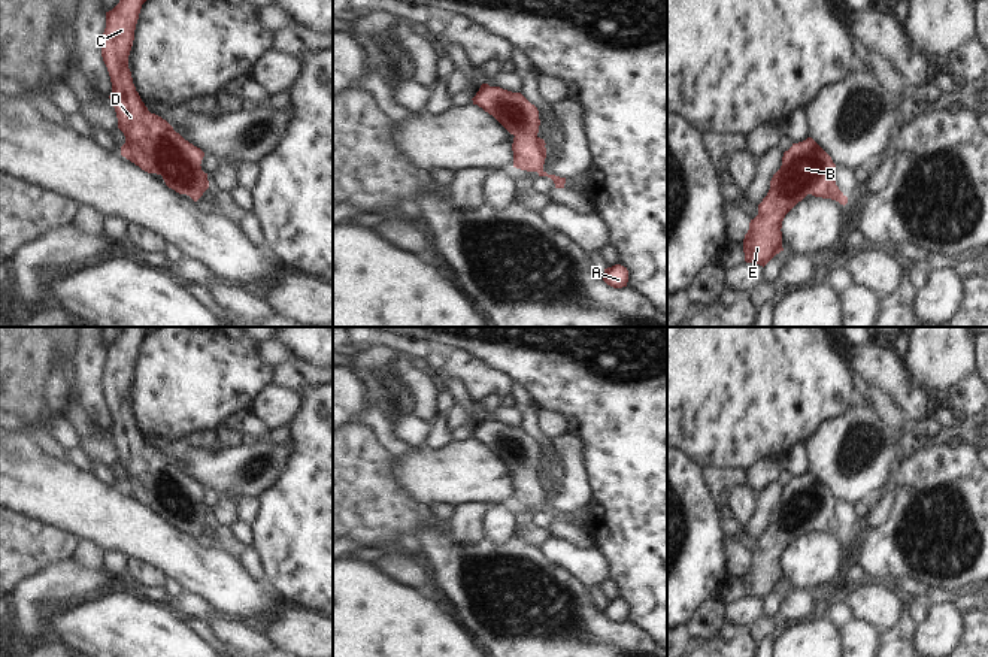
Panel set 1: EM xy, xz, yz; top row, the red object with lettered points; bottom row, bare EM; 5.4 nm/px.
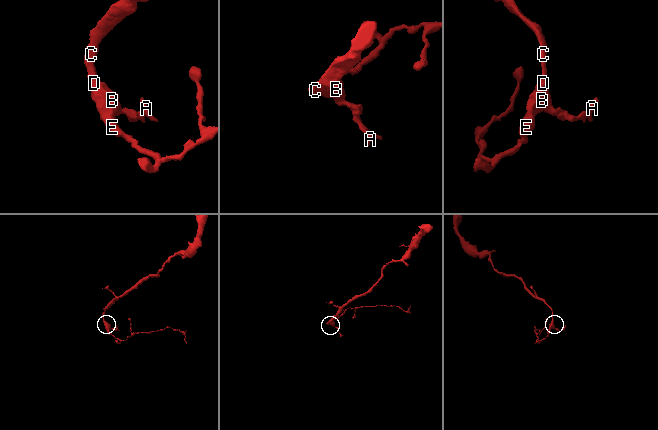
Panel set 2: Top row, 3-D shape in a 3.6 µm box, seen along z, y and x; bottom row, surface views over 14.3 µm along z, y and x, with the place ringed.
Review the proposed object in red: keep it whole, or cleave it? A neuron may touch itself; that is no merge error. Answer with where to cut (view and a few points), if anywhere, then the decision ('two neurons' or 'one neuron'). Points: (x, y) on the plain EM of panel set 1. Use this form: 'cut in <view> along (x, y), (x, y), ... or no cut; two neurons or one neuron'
no cut; one neuron

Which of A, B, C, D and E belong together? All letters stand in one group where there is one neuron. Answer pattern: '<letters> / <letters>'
A B C D E

